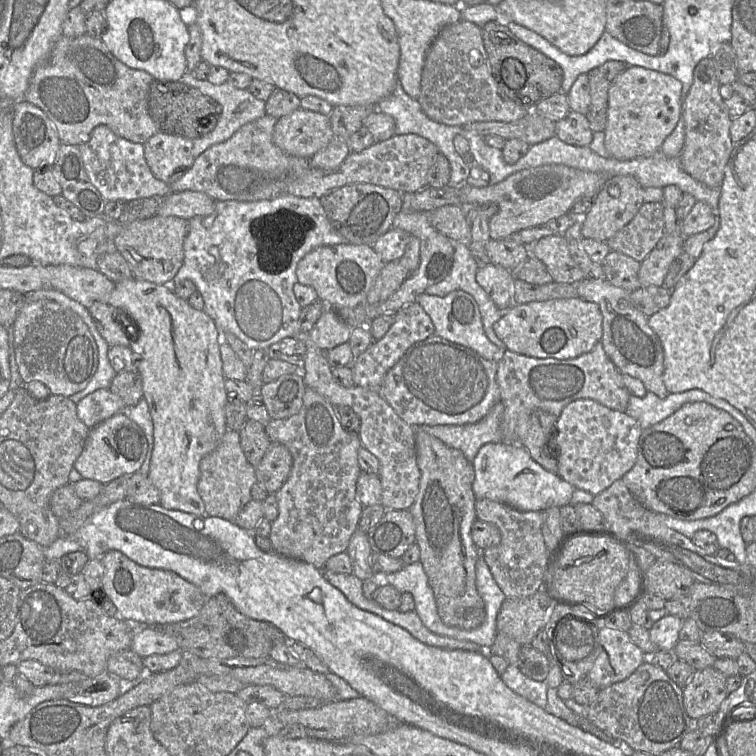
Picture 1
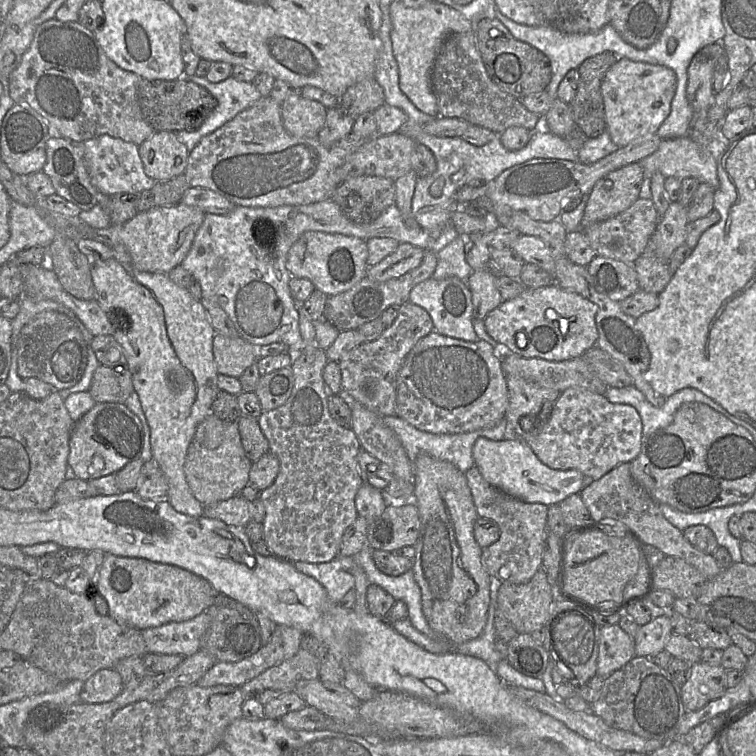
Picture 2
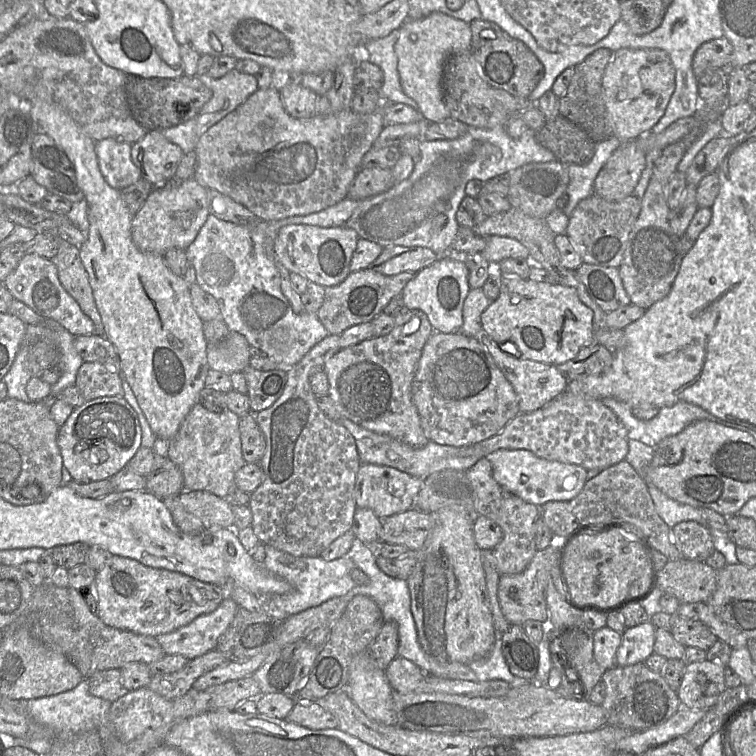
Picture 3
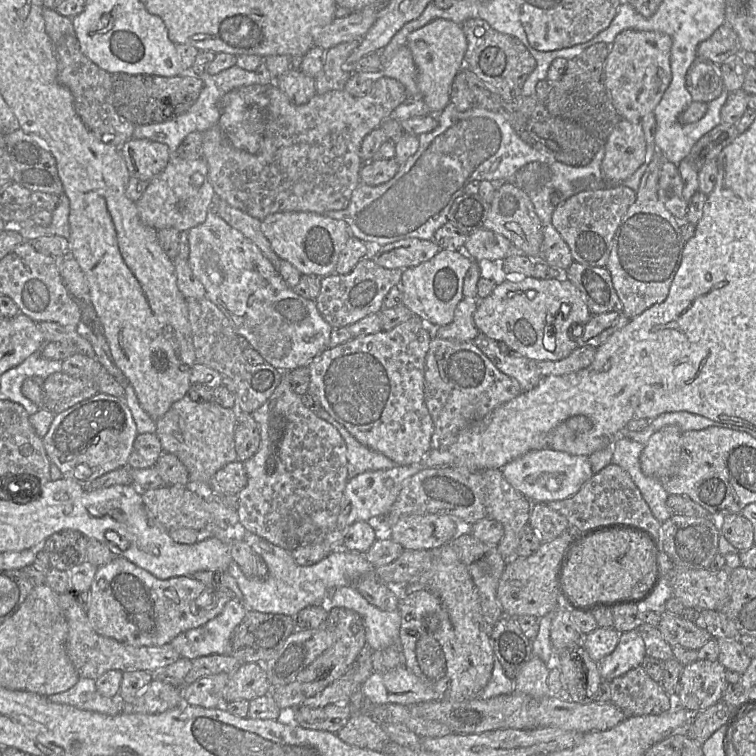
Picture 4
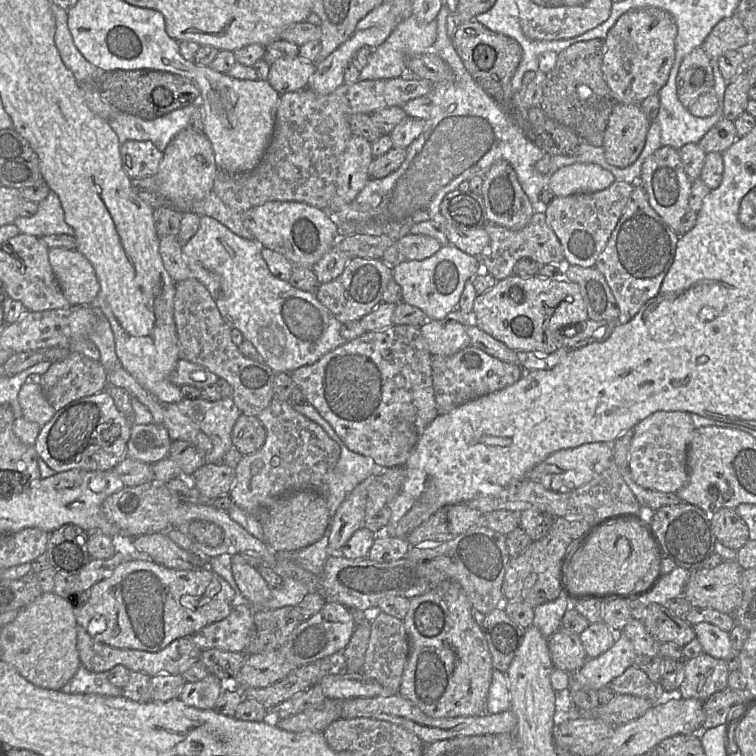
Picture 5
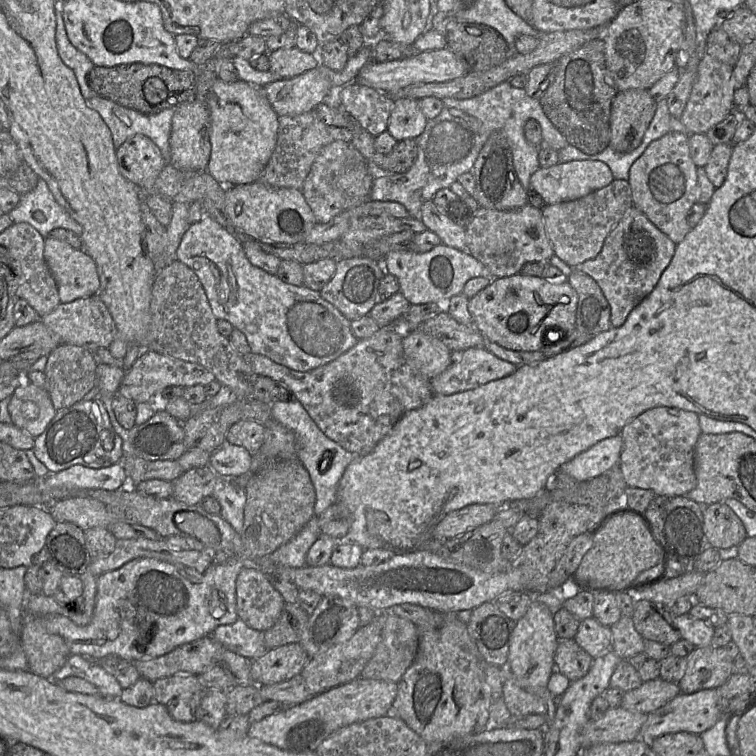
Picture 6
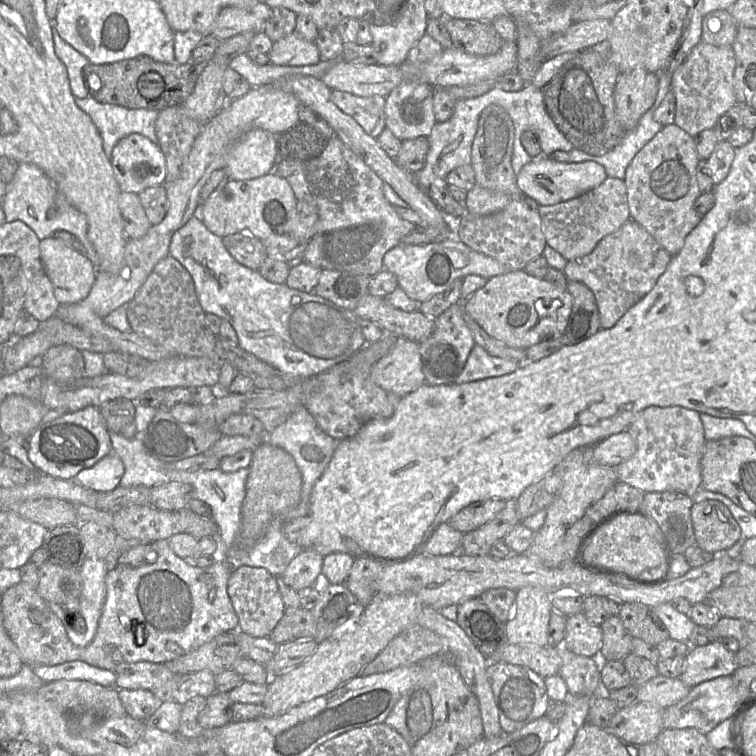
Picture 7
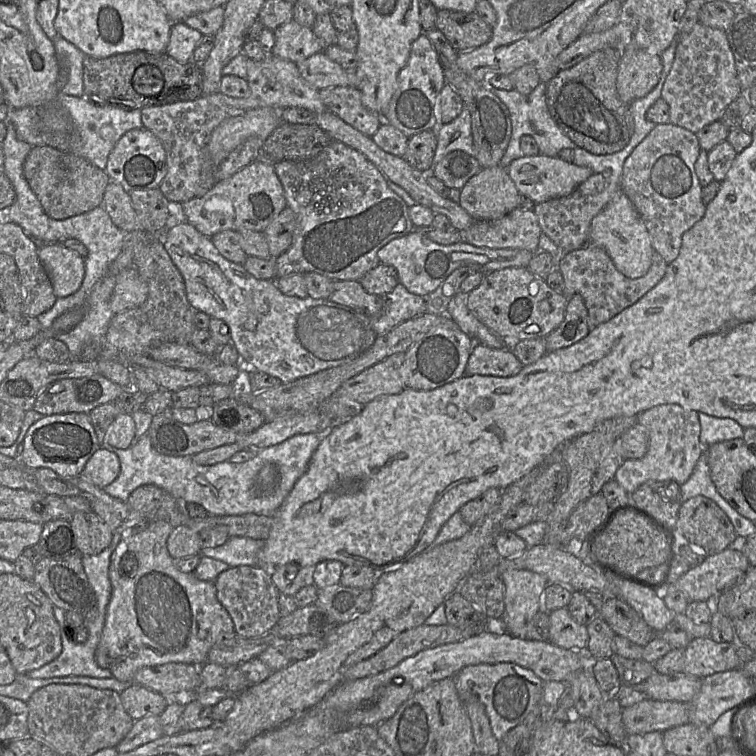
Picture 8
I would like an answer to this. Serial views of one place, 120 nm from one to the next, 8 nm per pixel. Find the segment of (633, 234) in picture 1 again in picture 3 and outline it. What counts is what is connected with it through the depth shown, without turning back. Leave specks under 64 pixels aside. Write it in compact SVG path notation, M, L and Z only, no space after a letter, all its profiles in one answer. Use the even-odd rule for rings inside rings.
M592 194L581 200L569 216L566 230L571 245L583 263L619 268L625 254L629 234L641 211L641 199L634 194L620 201L606 201Z

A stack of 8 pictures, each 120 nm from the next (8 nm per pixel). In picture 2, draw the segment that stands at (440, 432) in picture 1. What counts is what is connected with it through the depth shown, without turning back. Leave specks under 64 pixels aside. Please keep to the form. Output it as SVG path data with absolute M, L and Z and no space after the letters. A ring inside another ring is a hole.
M383 416L383 421L399 436L411 462L414 463L419 454L426 453L438 460L452 463L463 473L467 472L475 465L473 458L473 447L477 439L483 437L493 441L503 440L505 439L507 425L506 418L504 417L504 419L502 419L496 426L492 428L484 428L472 432L458 434L433 434L416 428L398 416Z

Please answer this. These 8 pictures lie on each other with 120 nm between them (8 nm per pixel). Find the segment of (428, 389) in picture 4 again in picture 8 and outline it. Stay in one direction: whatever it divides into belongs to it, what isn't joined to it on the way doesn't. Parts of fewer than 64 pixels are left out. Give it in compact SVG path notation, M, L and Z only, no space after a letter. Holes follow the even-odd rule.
M475 343L465 367L465 374L510 377L518 374L522 367L523 364L509 347L497 349Z

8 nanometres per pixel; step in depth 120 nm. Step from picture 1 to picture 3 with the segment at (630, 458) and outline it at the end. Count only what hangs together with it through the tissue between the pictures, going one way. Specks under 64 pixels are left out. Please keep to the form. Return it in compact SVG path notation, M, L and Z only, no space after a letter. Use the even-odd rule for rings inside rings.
M566 388L541 409L516 415L495 436L459 447L459 457L481 459L500 449L525 449L540 458L579 465L588 471L606 469L624 461L629 450L628 440L623 423L602 400L574 394Z

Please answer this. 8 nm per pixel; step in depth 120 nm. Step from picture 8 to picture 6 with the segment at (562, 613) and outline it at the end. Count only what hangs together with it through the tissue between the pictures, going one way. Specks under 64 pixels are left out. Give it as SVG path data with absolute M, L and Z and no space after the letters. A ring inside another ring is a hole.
M591 617L580 621L574 640L595 659L611 649L612 634L610 627L601 625Z

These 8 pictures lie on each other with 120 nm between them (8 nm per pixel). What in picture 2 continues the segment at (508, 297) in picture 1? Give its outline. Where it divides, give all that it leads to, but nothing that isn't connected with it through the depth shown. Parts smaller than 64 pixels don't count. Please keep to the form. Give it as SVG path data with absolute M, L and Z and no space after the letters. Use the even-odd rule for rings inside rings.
M486 270L474 271L468 278L471 292L473 319L484 320L487 314L503 300L494 284L495 277Z

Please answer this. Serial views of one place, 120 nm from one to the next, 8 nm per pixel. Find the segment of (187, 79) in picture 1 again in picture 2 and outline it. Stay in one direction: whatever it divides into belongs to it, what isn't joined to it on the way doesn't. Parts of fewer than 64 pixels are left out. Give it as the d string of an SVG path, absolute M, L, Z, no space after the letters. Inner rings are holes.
M195 74L185 75L191 81L204 87L217 100L216 107L195 131L177 131L176 136L190 152L205 135L215 131L239 112L253 105L262 97L252 82L239 81L232 75L221 82L210 82Z

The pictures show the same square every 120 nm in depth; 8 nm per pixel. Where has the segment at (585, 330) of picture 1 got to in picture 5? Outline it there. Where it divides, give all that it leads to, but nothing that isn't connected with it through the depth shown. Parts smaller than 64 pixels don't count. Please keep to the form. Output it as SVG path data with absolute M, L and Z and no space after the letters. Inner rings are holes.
M512 274L477 295L473 303L474 324L514 351L550 354L561 347L561 333L572 333L587 321L588 313L579 285L562 278Z

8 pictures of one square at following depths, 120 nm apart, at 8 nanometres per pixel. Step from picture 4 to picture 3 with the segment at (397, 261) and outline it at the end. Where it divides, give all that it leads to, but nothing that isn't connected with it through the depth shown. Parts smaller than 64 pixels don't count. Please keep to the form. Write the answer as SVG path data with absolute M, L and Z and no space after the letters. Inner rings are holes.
M388 246L384 247L369 268L384 276L393 276L402 272L417 273L431 265L437 258L433 251L421 246Z

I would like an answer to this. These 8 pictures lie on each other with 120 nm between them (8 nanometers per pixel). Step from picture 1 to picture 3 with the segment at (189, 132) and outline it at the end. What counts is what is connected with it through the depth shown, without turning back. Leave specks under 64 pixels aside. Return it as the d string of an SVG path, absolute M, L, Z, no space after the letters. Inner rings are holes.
M128 75L125 93L135 120L147 130L161 130L188 121L211 99L212 92L196 76L175 78Z

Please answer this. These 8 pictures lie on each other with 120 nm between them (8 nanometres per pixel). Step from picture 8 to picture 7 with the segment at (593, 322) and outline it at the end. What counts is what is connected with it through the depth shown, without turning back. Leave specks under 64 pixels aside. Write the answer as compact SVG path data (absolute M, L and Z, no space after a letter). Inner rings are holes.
M629 219L605 236L591 253L569 260L563 273L568 281L582 282L593 291L601 328L608 329L650 292L666 271L671 258L671 254L645 228Z

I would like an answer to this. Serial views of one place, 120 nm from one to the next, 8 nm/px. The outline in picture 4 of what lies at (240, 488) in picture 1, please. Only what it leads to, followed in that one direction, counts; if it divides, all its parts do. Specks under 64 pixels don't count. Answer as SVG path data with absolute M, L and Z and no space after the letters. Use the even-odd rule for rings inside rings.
M188 396L176 401L169 410L156 420L156 435L160 440L163 453L171 453L178 457L189 473L186 487L197 491L201 485L207 485L214 474L229 463L238 461L235 448L235 427L237 409L224 408L215 402L197 403Z

